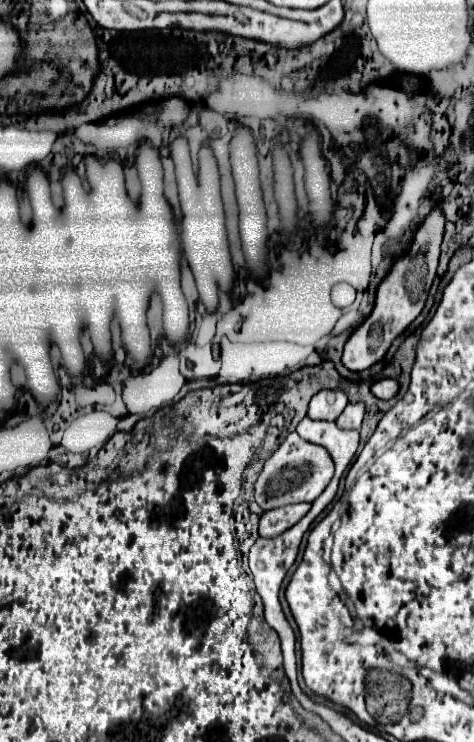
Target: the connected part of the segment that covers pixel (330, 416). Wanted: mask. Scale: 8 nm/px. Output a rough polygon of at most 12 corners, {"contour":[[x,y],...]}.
{"contour":[[320,390],[308,408],[312,420],[336,420],[348,398]]}

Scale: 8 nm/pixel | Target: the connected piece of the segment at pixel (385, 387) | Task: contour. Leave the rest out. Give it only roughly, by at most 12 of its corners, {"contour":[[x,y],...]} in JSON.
{"contour":[[392,378],[372,382],[370,390],[376,398],[390,400],[398,392]]}

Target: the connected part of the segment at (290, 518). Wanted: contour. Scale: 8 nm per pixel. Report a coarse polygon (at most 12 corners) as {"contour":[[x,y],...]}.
{"contour":[[292,504],[260,516],[260,536],[274,538],[308,514],[310,504]]}

